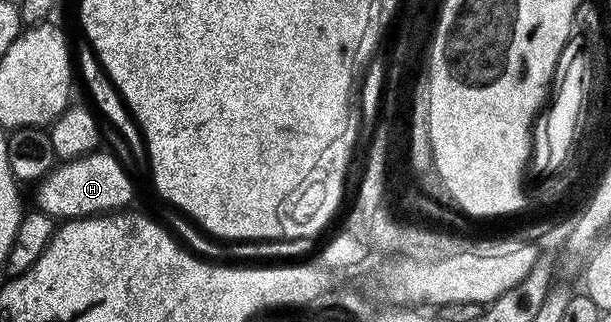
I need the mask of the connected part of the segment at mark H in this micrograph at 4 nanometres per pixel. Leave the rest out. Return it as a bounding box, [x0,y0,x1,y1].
[34,152,135,220]

